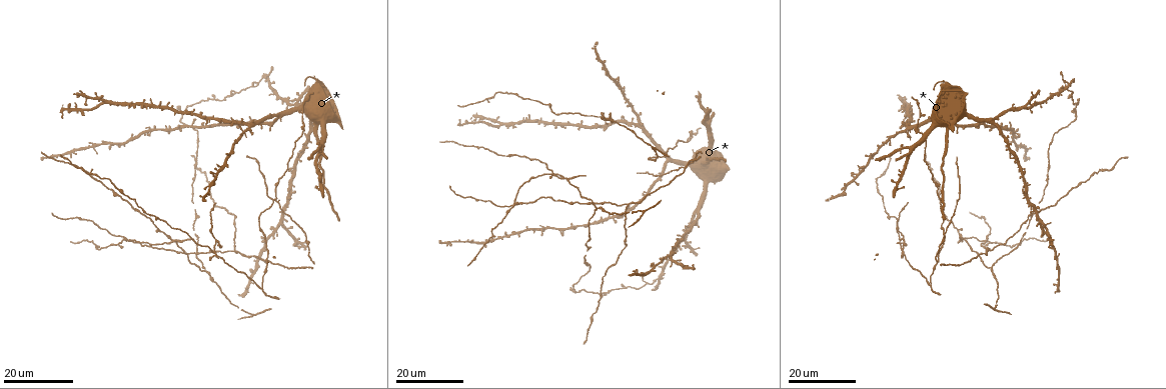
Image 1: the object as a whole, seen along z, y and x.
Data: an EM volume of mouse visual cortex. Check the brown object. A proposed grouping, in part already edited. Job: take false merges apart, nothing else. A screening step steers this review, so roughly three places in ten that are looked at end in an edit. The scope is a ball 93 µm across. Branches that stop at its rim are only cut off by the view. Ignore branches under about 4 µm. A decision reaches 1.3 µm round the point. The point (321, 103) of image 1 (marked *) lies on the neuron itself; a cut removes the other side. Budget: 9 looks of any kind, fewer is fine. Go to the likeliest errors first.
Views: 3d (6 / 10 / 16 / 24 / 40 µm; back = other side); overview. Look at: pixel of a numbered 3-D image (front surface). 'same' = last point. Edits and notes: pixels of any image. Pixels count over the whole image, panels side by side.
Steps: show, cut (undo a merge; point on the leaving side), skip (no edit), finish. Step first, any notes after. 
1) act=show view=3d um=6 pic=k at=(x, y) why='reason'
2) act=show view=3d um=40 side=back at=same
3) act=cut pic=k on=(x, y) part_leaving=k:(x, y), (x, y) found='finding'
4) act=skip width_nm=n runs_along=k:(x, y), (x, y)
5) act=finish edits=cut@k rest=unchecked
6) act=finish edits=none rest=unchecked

act=show view=3d um=16 pic=1 at=(629, 202) why='arms part here'

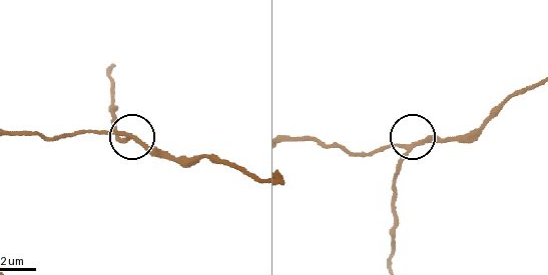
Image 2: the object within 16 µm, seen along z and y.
act=show view=3d um=6 pic=2 at=(129, 136)

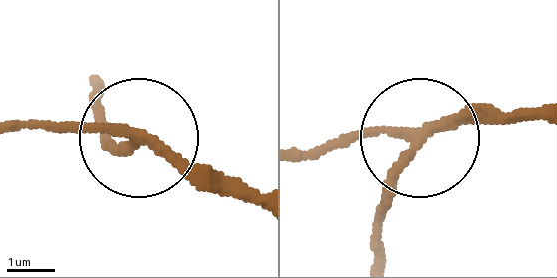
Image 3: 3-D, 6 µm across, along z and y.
act=skip arms=3 found='one neuron here'

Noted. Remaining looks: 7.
act=show view=3d um=16 pic=1 at=(205, 271) why='side arm on a straight run'

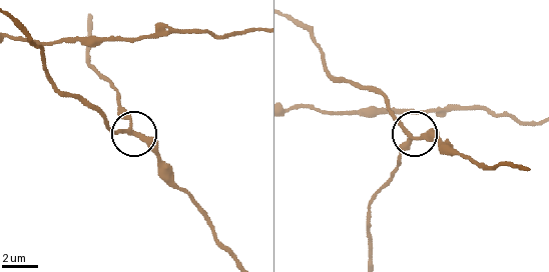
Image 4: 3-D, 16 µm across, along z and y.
act=show view=3d um=10 pic=4 at=(138, 135)

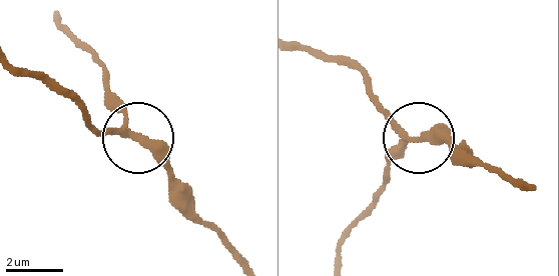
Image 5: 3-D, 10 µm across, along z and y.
act=show view=3d um=10 side=back pic=5 at=(416, 137)

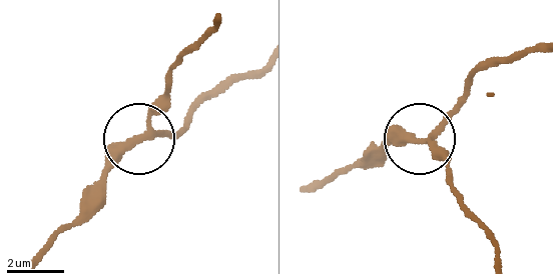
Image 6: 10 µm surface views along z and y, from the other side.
act=skip side_arm_um=28 runs_along=6:(499, 261), (489, 232), (425, 139), (372, 146) found='continuous, no second neuron'

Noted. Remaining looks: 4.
act=show view=3d um=16 pic=1 at=(174, 240) why='three arms meet'

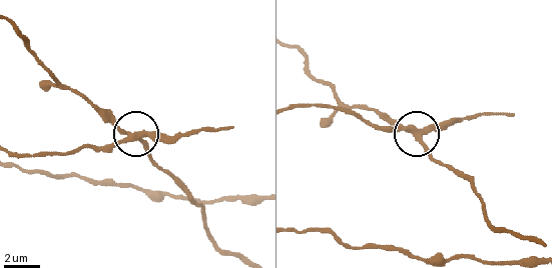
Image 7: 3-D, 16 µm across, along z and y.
act=show view=3d um=6 pic=7 at=(405, 128)

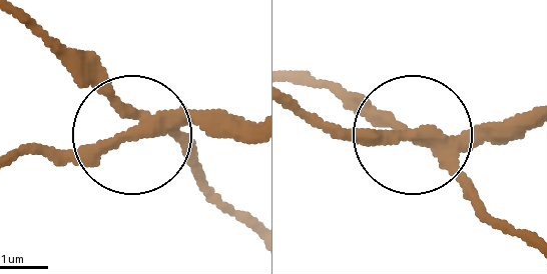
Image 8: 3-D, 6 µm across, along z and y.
act=cut pic=8 on=(236, 129) width_nm=260 part_leaving=8:(158, 126), (18, 153) found='two neurons meet here'

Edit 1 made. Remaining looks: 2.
act=show view=3d um=16 pic=1 at=(931, 285)

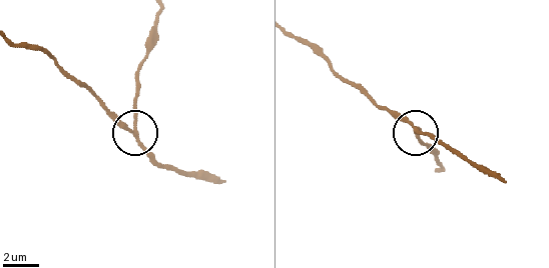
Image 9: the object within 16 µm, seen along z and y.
act=show view=3d um=10 pic=9 at=(131, 133) why='zoom in'

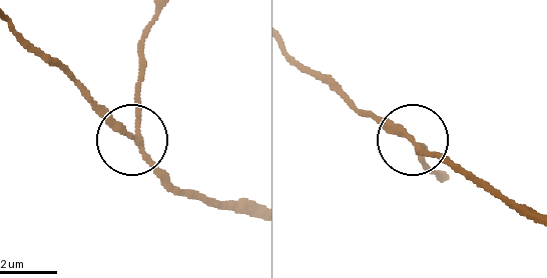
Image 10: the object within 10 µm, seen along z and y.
act=skip arms=3 runs_along=10:(156, 17), (137, 67), (135, 139), (185, 194) found='continuous, no second neuron'

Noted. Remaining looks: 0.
act=finish edits=cut@8 rest=unchecked

